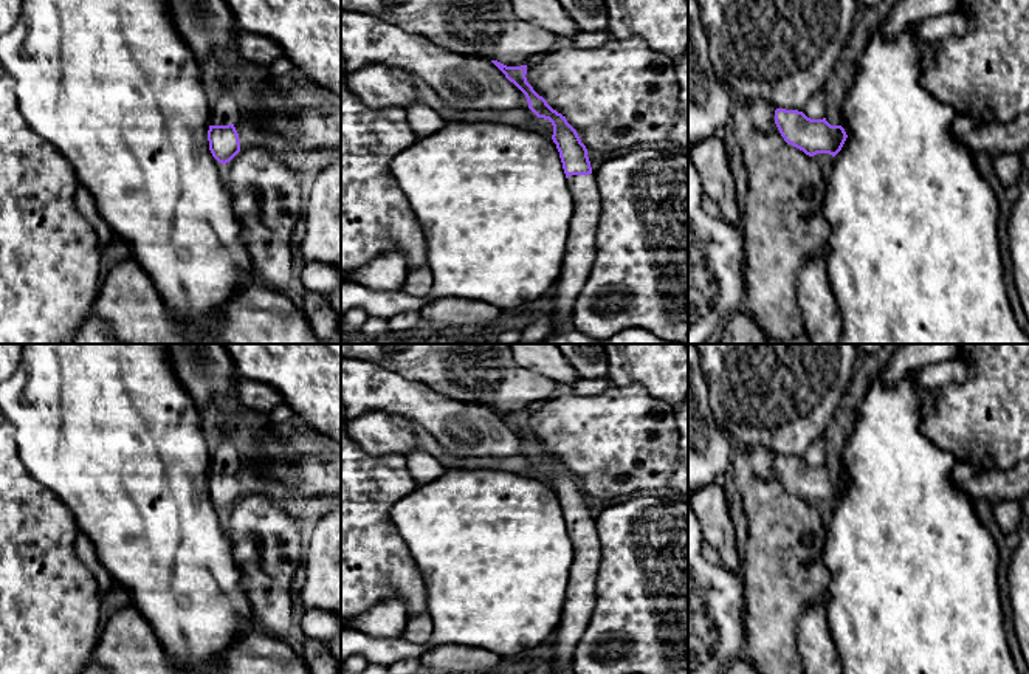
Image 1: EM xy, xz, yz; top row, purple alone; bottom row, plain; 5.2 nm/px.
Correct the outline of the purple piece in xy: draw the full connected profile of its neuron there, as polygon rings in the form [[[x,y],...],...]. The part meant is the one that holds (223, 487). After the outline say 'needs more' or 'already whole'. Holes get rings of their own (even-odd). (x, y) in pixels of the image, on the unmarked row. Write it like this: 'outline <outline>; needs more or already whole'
outline [[[234,471],[209,473],[208,488],[212,504],[222,511],[229,510],[240,499],[239,480]]]; already whole

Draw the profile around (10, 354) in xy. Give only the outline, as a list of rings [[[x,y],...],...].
[[[0,344],[0,383],[20,366],[23,344]]]

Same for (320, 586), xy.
[[[341,497],[335,508],[315,522],[308,545],[304,550],[304,567],[296,586],[304,609],[324,609],[341,620]]]

